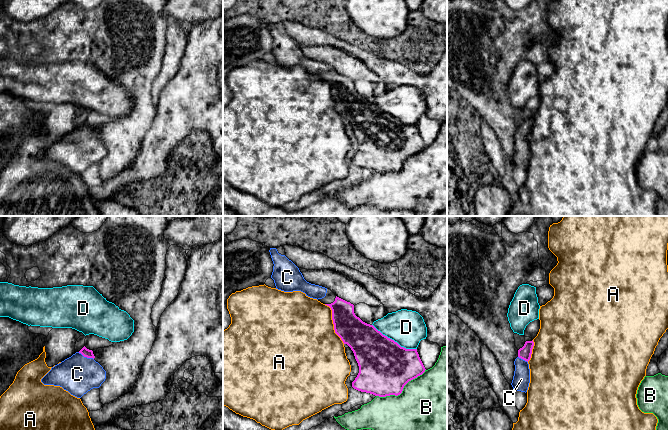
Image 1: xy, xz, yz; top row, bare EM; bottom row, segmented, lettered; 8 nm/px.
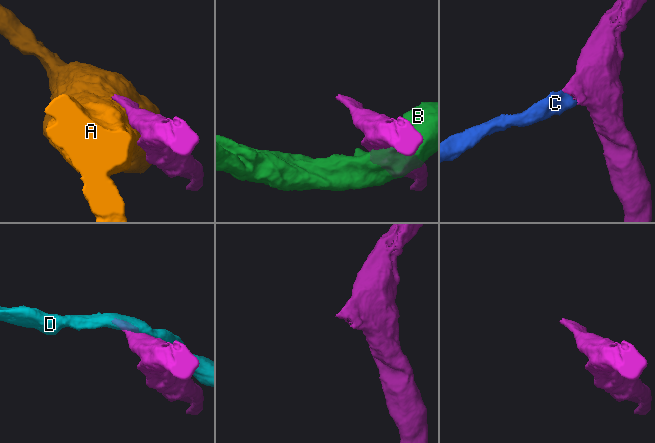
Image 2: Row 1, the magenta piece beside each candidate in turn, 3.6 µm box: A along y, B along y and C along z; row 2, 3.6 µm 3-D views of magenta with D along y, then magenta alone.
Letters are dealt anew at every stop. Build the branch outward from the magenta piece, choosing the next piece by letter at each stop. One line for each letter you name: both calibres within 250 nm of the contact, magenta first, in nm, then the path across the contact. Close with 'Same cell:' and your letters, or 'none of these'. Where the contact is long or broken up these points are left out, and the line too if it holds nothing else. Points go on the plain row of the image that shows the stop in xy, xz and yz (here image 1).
C: 70 nm thick on the magenta side, 300 nm on the other; runs through xy (84, 127), (86, 132), (77, 150)
Same cell: C

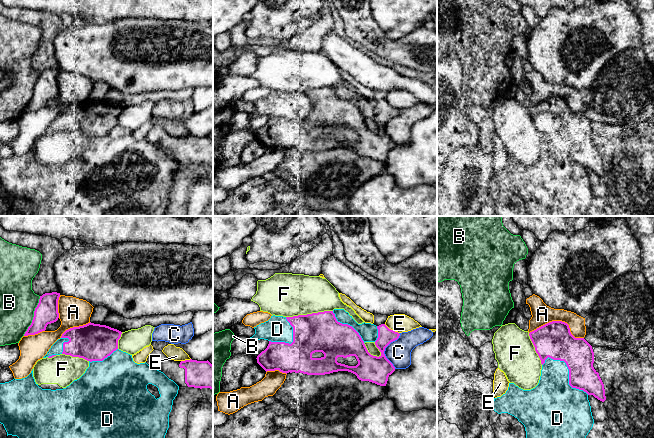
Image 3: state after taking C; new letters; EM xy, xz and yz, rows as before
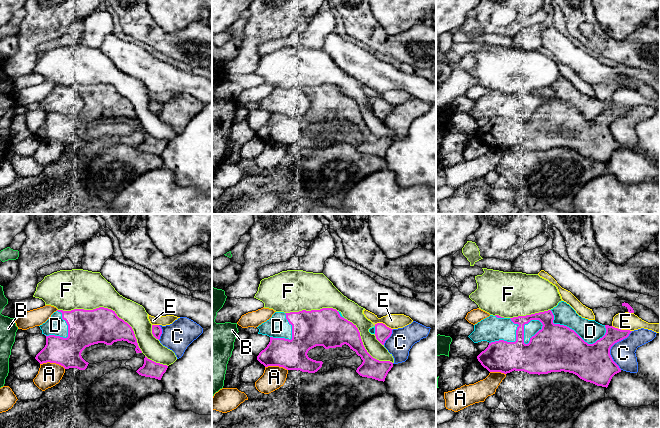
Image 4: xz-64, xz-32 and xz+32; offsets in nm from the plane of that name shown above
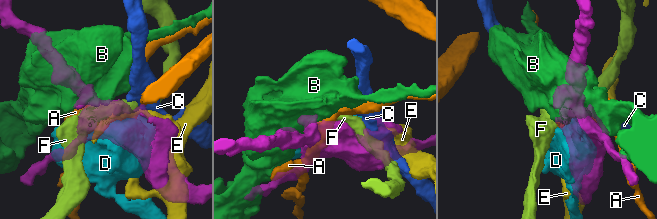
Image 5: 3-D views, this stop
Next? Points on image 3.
Same cell: none of these

